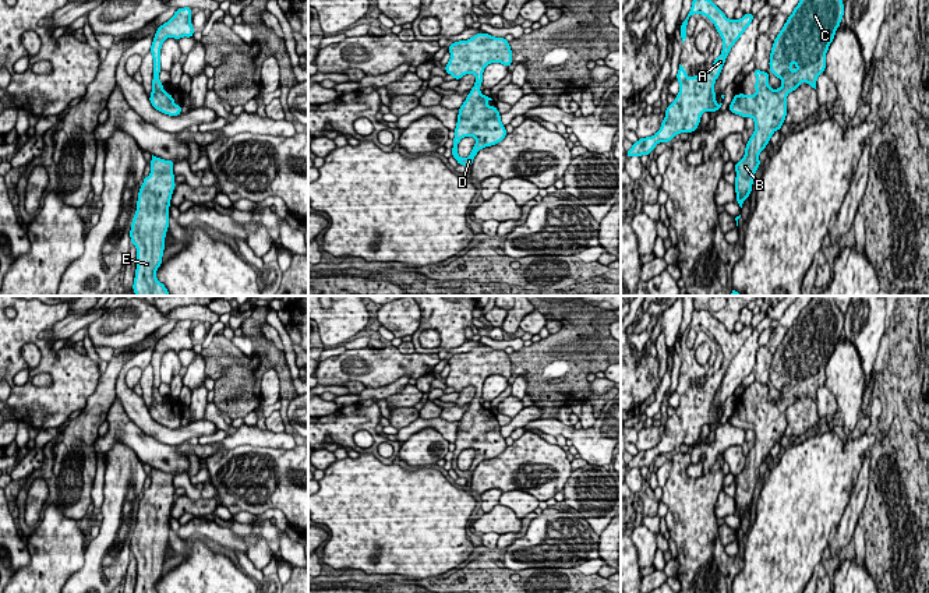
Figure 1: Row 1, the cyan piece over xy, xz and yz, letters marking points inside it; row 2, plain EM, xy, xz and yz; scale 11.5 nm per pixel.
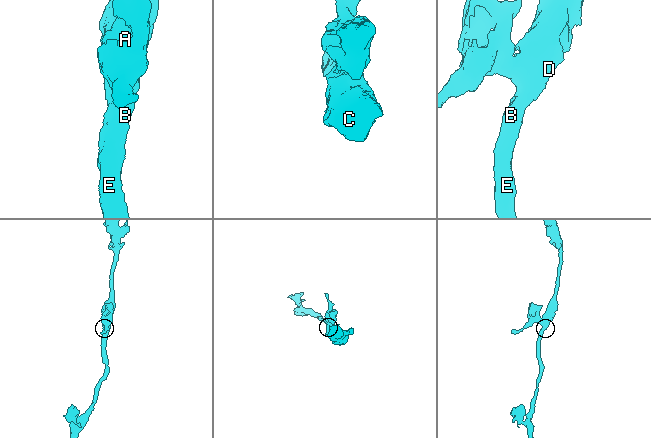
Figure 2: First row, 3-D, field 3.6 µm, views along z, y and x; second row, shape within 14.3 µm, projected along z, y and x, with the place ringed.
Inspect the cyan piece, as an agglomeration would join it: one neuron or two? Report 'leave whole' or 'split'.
leave whole

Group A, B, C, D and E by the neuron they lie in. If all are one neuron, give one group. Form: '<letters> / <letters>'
A B C D E

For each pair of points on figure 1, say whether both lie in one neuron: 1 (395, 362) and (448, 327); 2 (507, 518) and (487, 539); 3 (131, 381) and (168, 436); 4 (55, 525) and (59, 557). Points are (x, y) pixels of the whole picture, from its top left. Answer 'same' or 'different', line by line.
1: different
2: different
3: different
4: same

